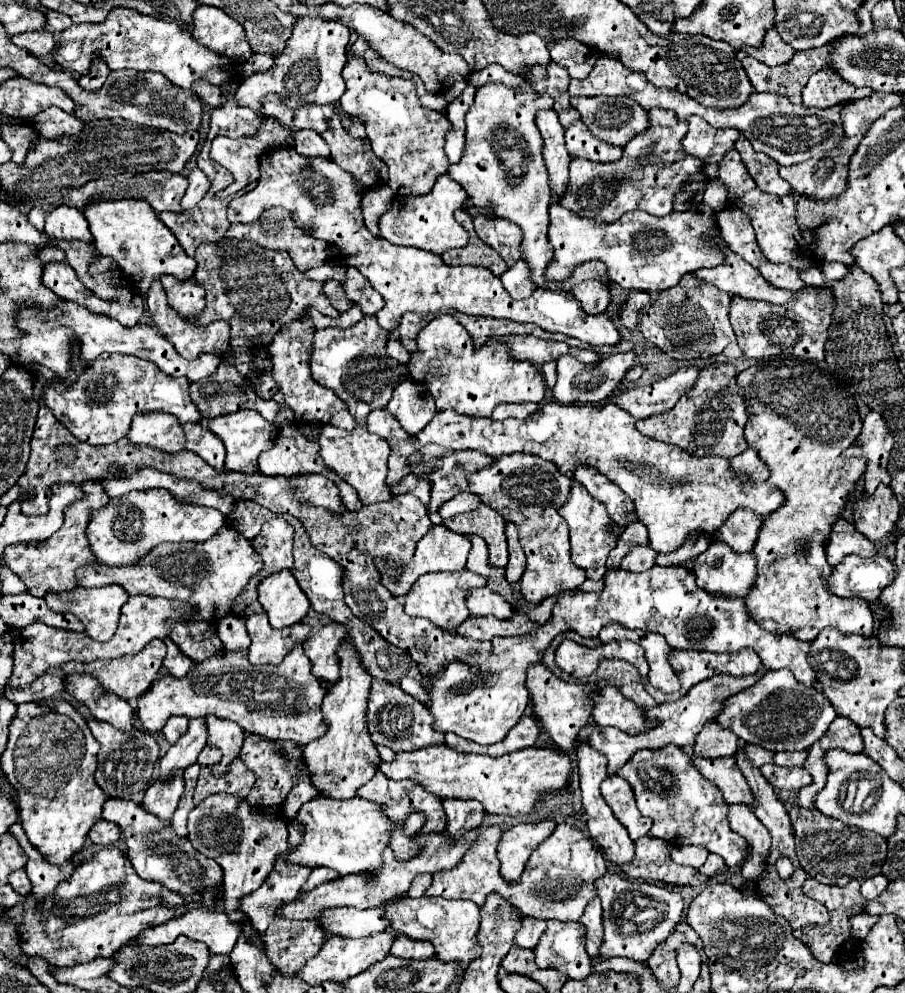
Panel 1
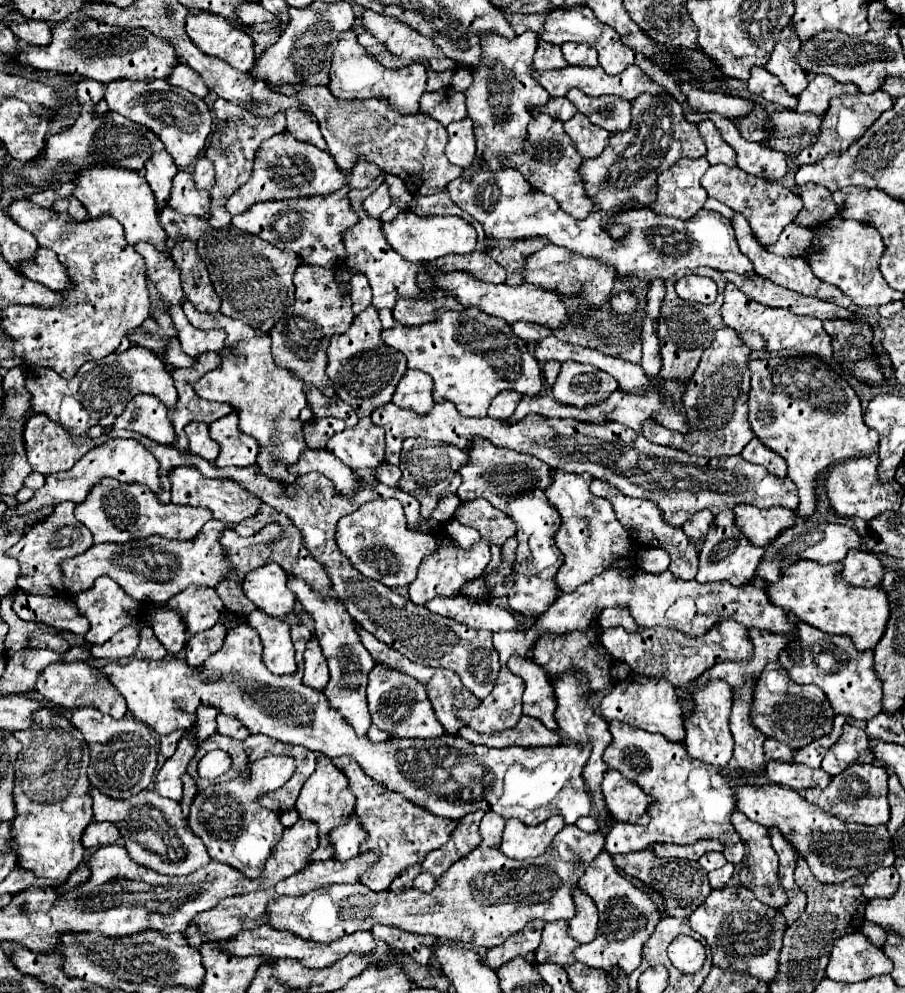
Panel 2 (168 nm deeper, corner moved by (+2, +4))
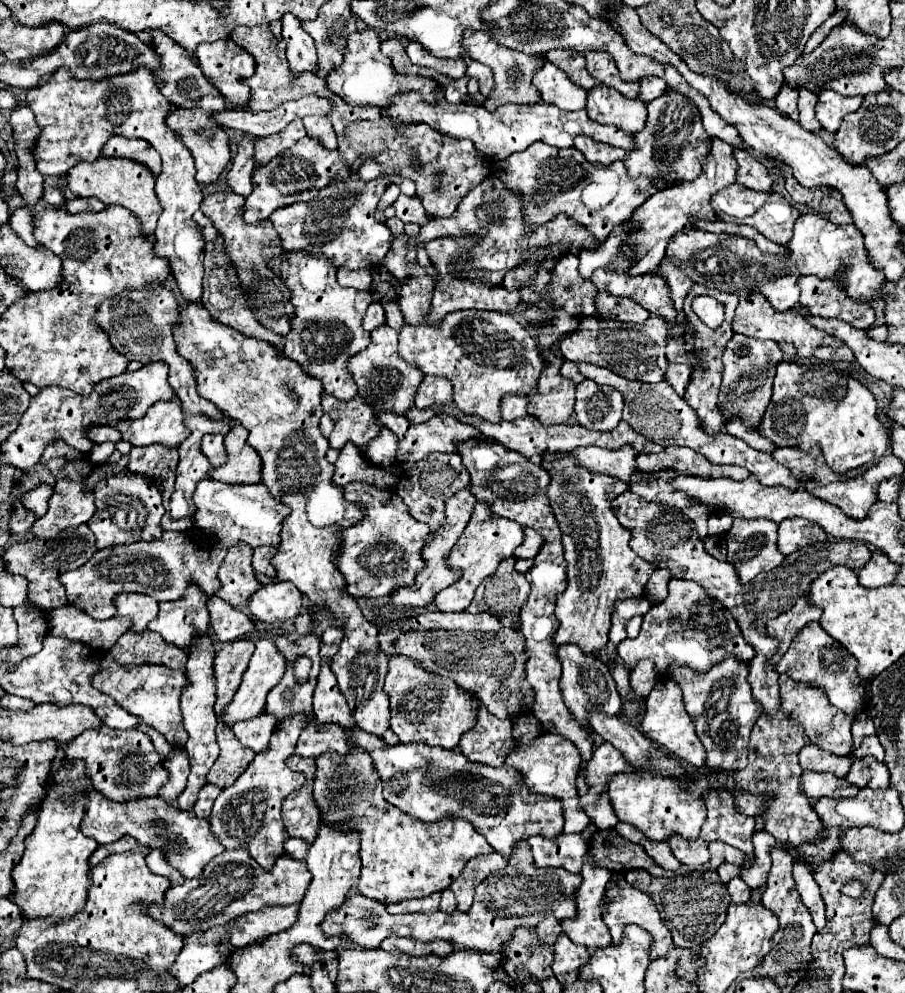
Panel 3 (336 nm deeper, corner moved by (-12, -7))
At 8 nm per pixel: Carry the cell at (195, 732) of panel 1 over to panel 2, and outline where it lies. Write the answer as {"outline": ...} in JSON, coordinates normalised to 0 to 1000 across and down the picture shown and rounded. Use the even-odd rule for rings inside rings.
{"outline":[[[221,711],[217,715],[217,743],[219,747],[228,745],[232,739],[239,737],[239,721],[241,721],[241,715],[234,713],[234,711]]]}

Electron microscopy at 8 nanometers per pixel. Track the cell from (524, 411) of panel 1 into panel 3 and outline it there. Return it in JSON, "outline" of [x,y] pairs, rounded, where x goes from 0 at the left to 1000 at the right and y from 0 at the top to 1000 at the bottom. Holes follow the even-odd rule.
{"outline":[[[557,400],[555,402],[555,422],[557,424],[568,424],[581,418],[581,408],[583,408],[583,400]]]}

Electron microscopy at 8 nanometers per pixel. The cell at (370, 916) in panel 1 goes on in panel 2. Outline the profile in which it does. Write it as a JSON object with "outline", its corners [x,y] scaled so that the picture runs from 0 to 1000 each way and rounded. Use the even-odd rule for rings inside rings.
{"outline":[[[546,818],[535,820],[533,830],[530,830],[533,850],[524,858],[519,858],[515,864],[499,870],[497,876],[482,888],[482,894],[475,900],[469,900],[462,894],[453,894],[444,900],[435,900],[431,896],[411,898],[409,894],[402,894],[402,890],[398,888],[365,890],[358,894],[345,896],[340,900],[309,902],[307,906],[301,906],[301,910],[296,910],[296,933],[303,937],[323,939],[331,945],[340,945],[349,949],[367,949],[371,945],[378,945],[380,941],[411,937],[415,931],[427,931],[427,933],[438,933],[455,941],[480,941],[484,945],[499,947],[499,949],[513,949],[528,955],[544,955],[544,953],[552,953],[561,943],[575,939],[583,928],[592,924],[601,928],[630,926],[634,922],[632,890],[636,892],[639,882],[645,878],[645,874],[667,856],[667,840],[665,838],[648,840],[636,832],[623,832],[623,836],[614,840],[603,860],[594,864],[583,864],[583,866],[564,866],[551,854],[558,829],[557,824],[548,822]]]}

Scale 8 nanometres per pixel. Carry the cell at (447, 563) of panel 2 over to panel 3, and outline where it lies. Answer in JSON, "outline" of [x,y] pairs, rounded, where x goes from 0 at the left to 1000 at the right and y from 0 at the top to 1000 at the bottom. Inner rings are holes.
{"outline":[[[526,507],[524,517],[519,521],[519,527],[515,529],[515,533],[508,539],[508,543],[504,545],[504,549],[497,553],[493,567],[495,567],[495,571],[508,575],[510,581],[504,587],[499,587],[497,591],[488,593],[480,601],[480,609],[484,615],[513,615],[519,609],[526,591],[539,579],[544,579],[559,561],[564,561],[568,557],[572,547],[577,547],[579,539],[577,539],[577,531],[572,527],[557,523],[557,521],[541,523],[541,519],[546,519],[546,517],[535,507]]]}

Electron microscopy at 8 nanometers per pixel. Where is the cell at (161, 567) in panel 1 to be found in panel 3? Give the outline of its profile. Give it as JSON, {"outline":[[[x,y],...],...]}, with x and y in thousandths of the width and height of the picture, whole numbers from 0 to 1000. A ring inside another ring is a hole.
{"outline":[[[181,535],[172,545],[110,553],[91,571],[66,579],[66,587],[73,591],[75,605],[82,611],[95,615],[104,623],[124,623],[128,619],[124,607],[128,597],[159,597],[175,607],[194,605],[203,599],[210,587],[214,587],[228,599],[236,599],[245,591],[241,583],[241,569],[245,563],[248,555],[241,551],[219,551],[197,535]]]}

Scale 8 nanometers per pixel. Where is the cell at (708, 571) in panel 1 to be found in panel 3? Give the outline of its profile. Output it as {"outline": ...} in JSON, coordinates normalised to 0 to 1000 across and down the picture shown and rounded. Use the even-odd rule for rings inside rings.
{"outline":[[[811,523],[809,533],[802,537],[804,567],[813,573],[818,587],[829,587],[838,577],[851,575],[866,565],[866,559],[857,555],[857,535],[860,529],[849,523]]]}

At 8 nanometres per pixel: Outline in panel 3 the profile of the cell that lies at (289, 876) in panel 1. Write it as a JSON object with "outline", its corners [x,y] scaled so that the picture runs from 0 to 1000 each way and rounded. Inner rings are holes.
{"outline":[[[267,855],[248,857],[245,861],[236,863],[228,871],[228,877],[221,885],[206,885],[197,881],[197,877],[190,877],[190,873],[186,873],[186,869],[179,865],[179,857],[166,857],[161,861],[161,871],[168,879],[186,883],[188,893],[183,895],[179,909],[157,909],[155,915],[201,944],[212,942],[214,938],[228,938],[232,934],[252,930],[259,923],[285,917],[294,911],[331,909],[345,883],[336,865],[325,865],[323,861],[314,859],[301,877],[290,877],[285,869],[276,865],[276,859]]]}

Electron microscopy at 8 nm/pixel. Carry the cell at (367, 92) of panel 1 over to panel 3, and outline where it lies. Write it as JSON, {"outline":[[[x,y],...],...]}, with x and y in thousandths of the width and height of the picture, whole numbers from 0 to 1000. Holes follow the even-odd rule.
{"outline":[[[413,29],[393,31],[385,37],[385,47],[380,51],[380,63],[360,78],[365,92],[376,96],[387,106],[418,106],[429,108],[435,96],[444,96],[449,92],[464,94],[469,104],[480,104],[482,96],[486,94],[486,84],[477,78],[466,76],[440,76],[429,57],[420,53],[418,33]]]}

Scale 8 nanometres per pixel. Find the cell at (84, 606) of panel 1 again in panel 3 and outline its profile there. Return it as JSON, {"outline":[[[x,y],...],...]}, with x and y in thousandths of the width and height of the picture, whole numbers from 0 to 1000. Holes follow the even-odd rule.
{"outline":[[[133,597],[126,601],[130,621],[141,621],[146,625],[146,637],[159,637],[164,627],[175,619],[175,607],[157,597]]]}

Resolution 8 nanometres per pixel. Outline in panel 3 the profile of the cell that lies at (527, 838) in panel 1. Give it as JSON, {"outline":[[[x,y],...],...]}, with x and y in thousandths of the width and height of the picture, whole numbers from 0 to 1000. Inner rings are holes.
{"outline":[[[597,841],[581,845],[590,863],[592,873],[623,873],[628,877],[641,877],[643,861],[650,849],[643,841],[619,841],[617,845],[599,845]]]}

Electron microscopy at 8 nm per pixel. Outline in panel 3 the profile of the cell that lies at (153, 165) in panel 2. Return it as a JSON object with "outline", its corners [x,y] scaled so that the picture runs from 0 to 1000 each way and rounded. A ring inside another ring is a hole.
{"outline":[[[73,69],[62,72],[49,86],[38,88],[29,96],[29,106],[38,112],[40,124],[44,128],[44,138],[38,144],[38,162],[40,170],[46,176],[71,176],[78,168],[91,162],[106,162],[108,152],[115,148],[117,138],[130,134],[137,138],[152,138],[159,142],[166,142],[166,146],[177,154],[179,158],[179,174],[172,178],[172,196],[179,204],[179,217],[175,219],[172,229],[172,245],[170,255],[175,259],[186,261],[188,273],[194,281],[194,287],[206,303],[219,303],[223,297],[223,279],[225,279],[225,241],[219,233],[219,227],[212,223],[212,217],[221,210],[223,204],[223,192],[219,190],[219,184],[214,180],[214,160],[210,152],[199,144],[197,138],[192,138],[192,132],[188,132],[181,124],[183,114],[188,112],[188,102],[177,94],[177,90],[170,84],[170,78],[166,72],[152,69],[144,76],[128,76],[126,80],[113,80],[113,82],[86,82],[82,80]]]}

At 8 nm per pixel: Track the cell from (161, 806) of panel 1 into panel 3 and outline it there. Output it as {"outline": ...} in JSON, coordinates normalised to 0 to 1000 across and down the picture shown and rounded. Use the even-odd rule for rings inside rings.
{"outline":[[[225,639],[223,644],[214,646],[214,656],[208,658],[206,682],[210,684],[210,692],[206,692],[206,696],[201,698],[201,706],[199,706],[199,714],[201,714],[201,720],[203,720],[203,732],[206,732],[208,740],[210,740],[208,748],[203,750],[203,754],[210,760],[210,780],[208,780],[206,795],[197,801],[197,813],[199,815],[212,815],[217,811],[219,797],[228,789],[228,778],[232,776],[232,772],[241,764],[241,748],[239,748],[239,730],[241,730],[241,724],[239,724],[239,718],[236,718],[239,700],[236,700],[234,666],[236,666],[234,644],[230,639]]]}

